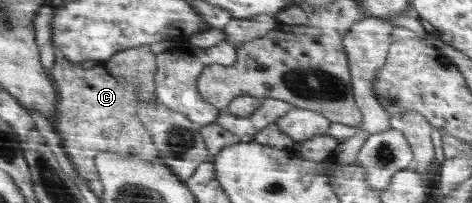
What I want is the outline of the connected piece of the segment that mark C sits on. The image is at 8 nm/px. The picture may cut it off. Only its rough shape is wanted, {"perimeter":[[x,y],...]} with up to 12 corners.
{"perimeter":[[145,44],[91,69],[57,58],[54,128],[79,178],[101,152],[158,162],[137,115],[156,97]]}

